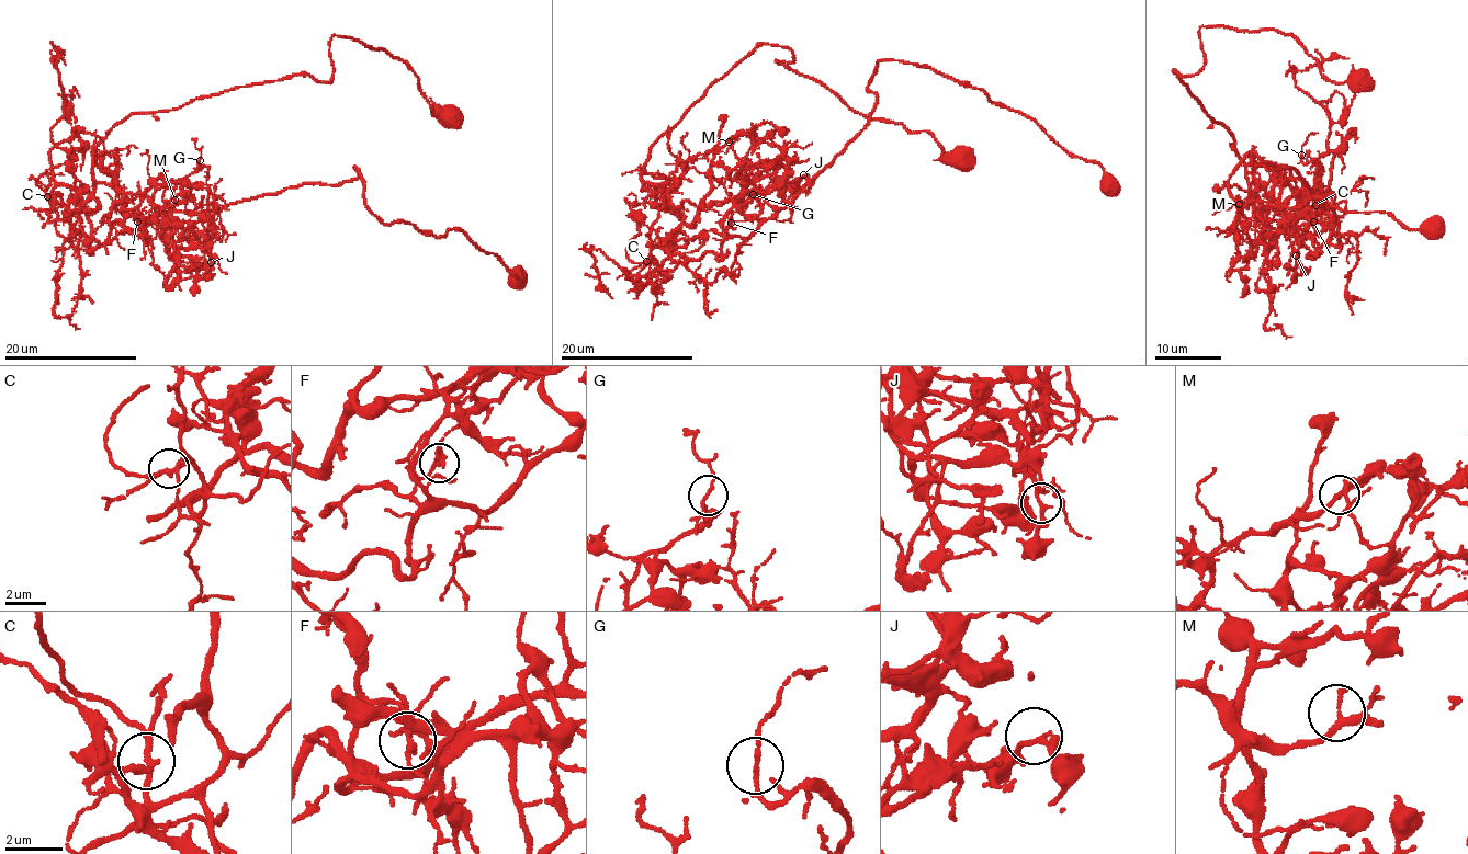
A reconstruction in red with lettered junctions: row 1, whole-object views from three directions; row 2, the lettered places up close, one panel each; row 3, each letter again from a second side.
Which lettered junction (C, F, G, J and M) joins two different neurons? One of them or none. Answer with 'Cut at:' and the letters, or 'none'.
Cut at: F

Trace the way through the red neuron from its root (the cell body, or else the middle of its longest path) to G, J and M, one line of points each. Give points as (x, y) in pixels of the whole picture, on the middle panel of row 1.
G: (960, 159), (758, 44), (640, 177), (688, 225), (702, 201), (734, 198), (722, 227), (748, 238), (753, 194)
J: (960, 159), (758, 44), (640, 177), (688, 225), (702, 201), (803, 174)
M: (960, 159), (855, 113), (771, 44), (715, 79), (641, 177), (666, 185), (729, 141)

